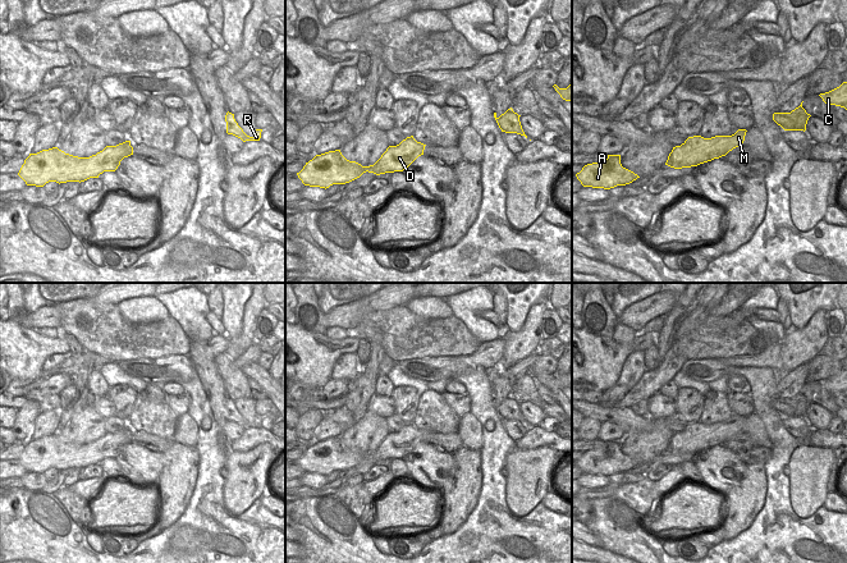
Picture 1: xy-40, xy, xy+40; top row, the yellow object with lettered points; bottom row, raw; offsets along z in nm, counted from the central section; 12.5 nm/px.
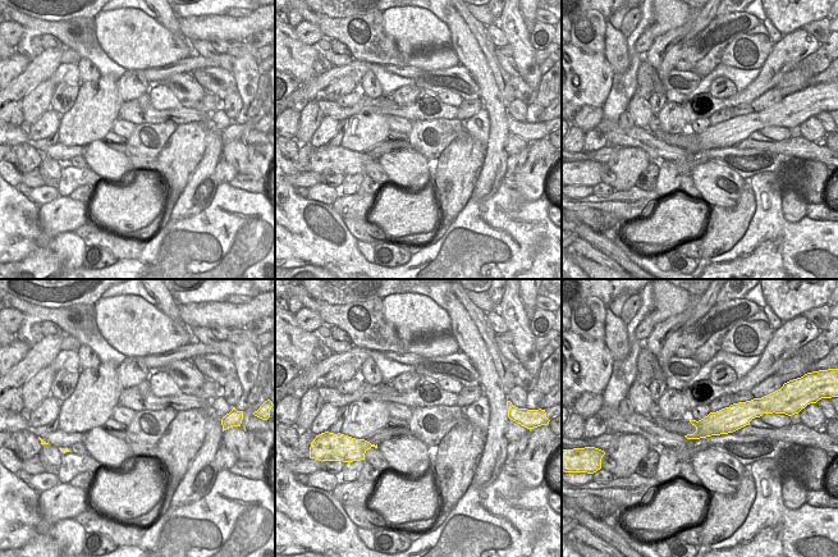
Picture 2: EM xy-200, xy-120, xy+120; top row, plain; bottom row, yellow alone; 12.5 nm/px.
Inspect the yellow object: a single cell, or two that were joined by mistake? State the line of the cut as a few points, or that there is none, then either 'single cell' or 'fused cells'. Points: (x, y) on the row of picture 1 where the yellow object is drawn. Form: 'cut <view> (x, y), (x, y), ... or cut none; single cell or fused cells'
cut xy (511, 110), (506, 114), (506, 119), (513, 132); fused cells

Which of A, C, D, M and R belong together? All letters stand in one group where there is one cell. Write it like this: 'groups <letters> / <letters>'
groups A C D M / R

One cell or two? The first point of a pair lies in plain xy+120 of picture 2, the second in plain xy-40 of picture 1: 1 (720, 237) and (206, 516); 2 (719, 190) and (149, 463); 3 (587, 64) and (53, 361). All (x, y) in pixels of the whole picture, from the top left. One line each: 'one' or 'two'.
1: two
2: one
3: two

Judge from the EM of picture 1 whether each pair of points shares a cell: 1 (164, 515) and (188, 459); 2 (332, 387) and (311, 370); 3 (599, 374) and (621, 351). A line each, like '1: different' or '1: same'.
1: same
2: different
3: same

